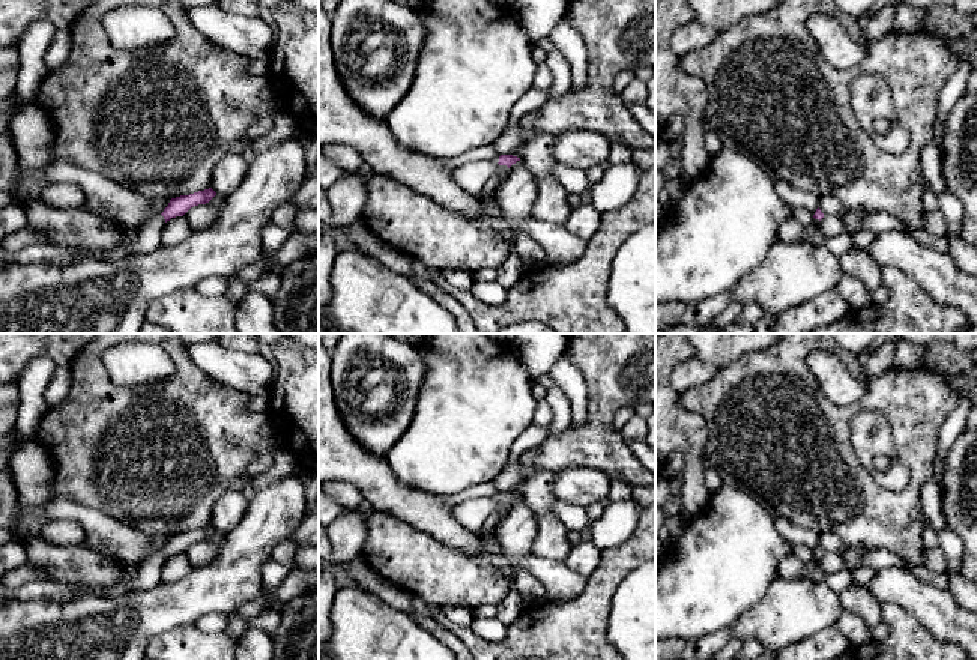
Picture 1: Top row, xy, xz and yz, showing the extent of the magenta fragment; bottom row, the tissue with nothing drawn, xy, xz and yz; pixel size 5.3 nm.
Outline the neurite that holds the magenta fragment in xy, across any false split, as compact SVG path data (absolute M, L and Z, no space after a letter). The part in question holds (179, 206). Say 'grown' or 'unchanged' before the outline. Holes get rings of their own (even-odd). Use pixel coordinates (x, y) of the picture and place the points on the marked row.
grown; M209 188L189 195L171 198L164 212L135 232L135 239L129 245L117 245L113 250L80 248L81 259L119 260L135 253L149 253L161 245L161 232L167 221L183 216L191 207L209 203L216 192Z

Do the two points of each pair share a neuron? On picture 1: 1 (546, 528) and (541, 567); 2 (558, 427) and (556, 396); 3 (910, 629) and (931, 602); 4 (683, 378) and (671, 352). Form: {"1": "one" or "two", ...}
{"1": "two", "2": "one", "3": "two", "4": "two"}

